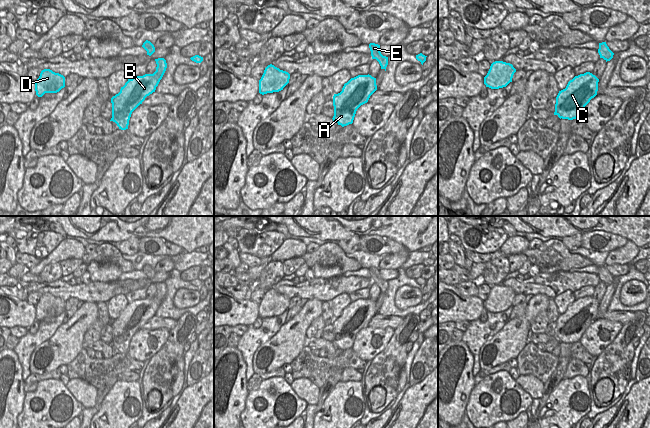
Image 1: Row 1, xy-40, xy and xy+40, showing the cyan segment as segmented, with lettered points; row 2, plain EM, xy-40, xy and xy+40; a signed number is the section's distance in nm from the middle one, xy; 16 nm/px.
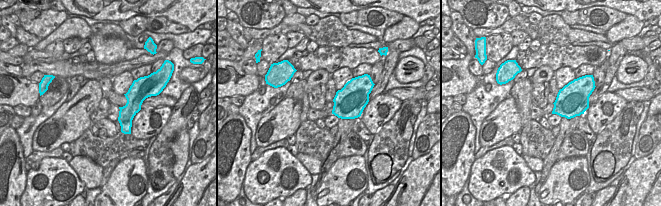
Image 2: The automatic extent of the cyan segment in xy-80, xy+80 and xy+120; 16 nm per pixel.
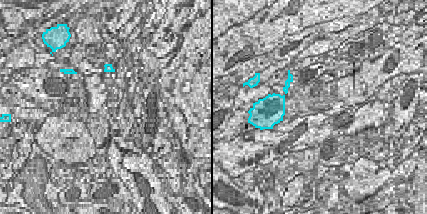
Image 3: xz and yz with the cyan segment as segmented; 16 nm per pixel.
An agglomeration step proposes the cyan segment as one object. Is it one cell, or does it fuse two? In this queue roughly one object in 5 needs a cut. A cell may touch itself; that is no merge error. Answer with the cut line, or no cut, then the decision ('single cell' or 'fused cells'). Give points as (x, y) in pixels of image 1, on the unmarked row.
cut none; single cell

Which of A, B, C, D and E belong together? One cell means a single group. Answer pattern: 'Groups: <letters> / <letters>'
Groups: A B C D E

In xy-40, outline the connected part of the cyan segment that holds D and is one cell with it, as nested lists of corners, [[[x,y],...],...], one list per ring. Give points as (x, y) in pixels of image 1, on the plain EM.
[[[50,293],[42,294],[35,306],[35,315],[38,321],[42,321],[45,317],[57,317],[64,311],[65,301]]]

